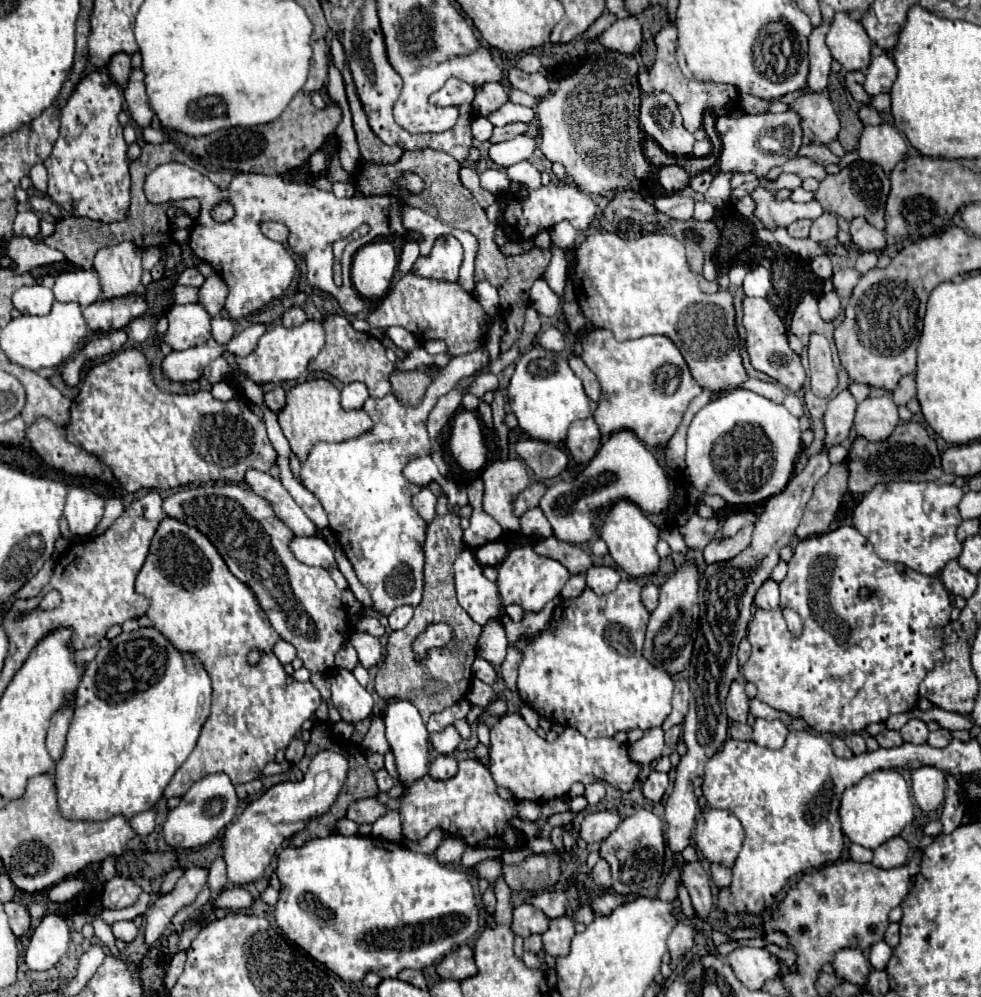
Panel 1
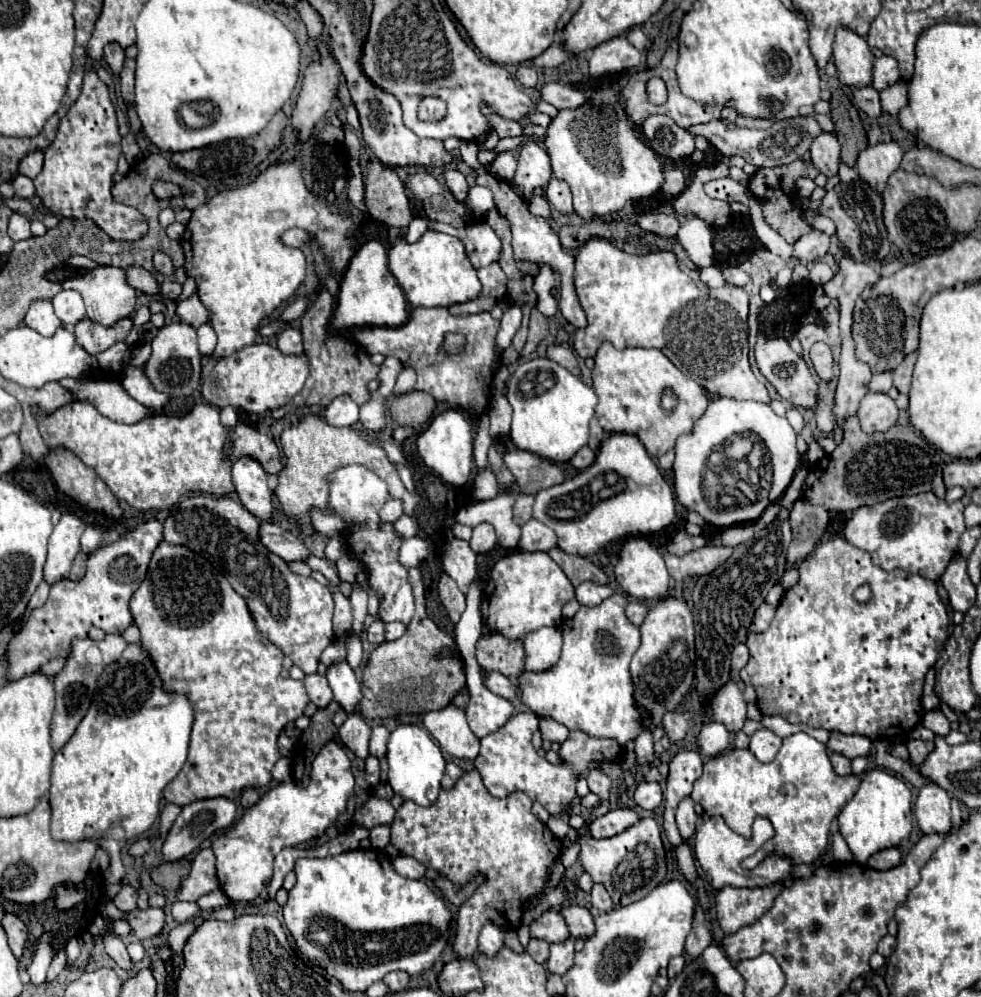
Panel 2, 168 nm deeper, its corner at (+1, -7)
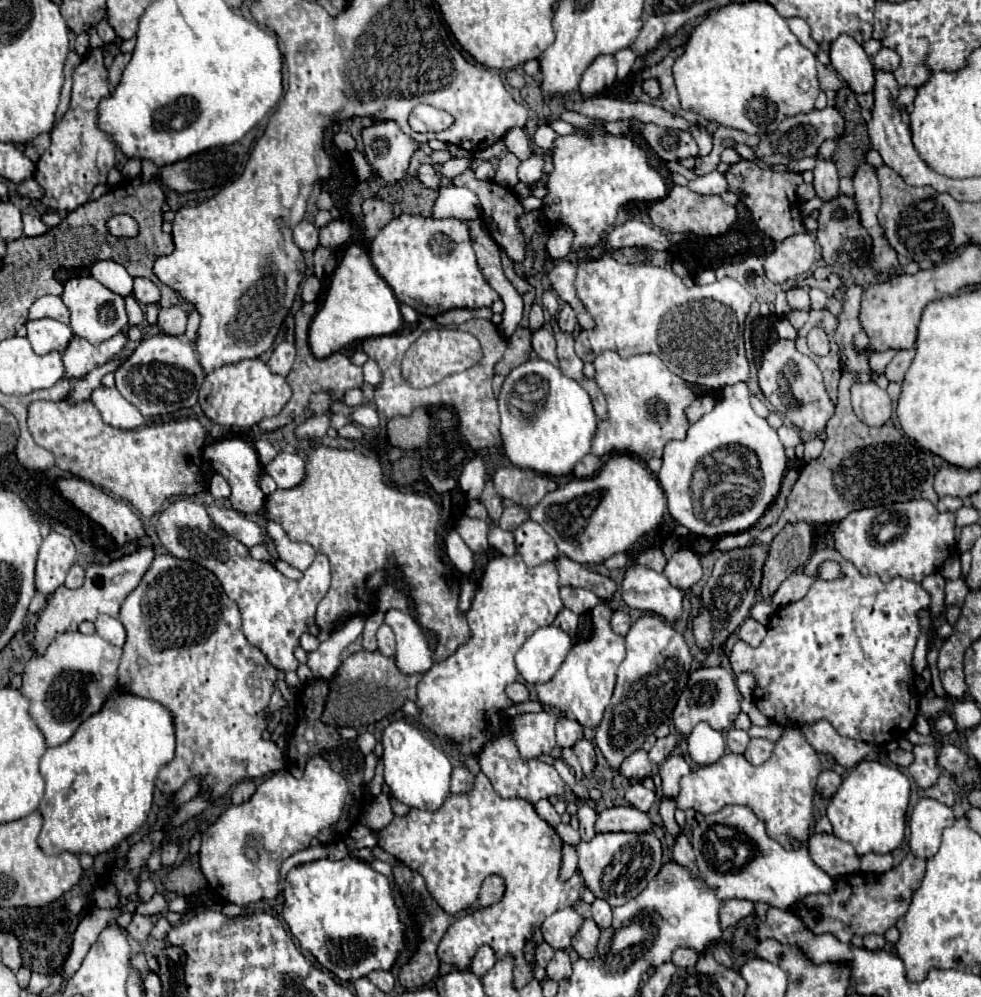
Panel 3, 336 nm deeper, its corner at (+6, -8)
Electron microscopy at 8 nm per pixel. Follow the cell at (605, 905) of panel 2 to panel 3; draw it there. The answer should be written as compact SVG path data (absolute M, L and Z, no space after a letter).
M596 900L592 904L592 920L598 924L600 930L610 928L610 924L612 924L612 910L610 910L610 904L606 900Z

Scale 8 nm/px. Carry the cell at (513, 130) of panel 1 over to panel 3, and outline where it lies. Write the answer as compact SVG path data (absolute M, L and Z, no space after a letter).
M546 124L538 126L538 130L536 130L536 134L534 134L536 146L538 146L540 150L544 150L544 152L552 152L552 150L554 150L554 140L556 140L556 138L558 138L558 134L556 134L550 126L546 126Z

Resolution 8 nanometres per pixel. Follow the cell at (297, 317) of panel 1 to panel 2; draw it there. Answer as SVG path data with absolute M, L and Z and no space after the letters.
M287 327L285 331L279 333L277 347L279 347L283 353L295 353L295 355L299 355L299 353L303 351L301 331L299 331L299 329L293 329L293 327Z

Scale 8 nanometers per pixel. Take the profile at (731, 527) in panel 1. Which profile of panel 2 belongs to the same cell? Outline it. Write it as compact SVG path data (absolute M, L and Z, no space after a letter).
M767 509L757 521L751 521L751 523L745 523L745 525L733 525L733 527L723 529L721 541L723 541L723 545L737 547L739 543L755 537L761 529L765 529L765 525L767 525L771 519L773 519L773 513Z

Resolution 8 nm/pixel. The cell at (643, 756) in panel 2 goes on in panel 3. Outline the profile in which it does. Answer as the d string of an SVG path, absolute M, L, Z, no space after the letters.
M638 750L638 752L630 754L630 756L622 762L620 774L622 774L622 778L626 778L626 780L630 780L630 782L632 782L632 780L640 782L640 780L648 778L648 776L652 774L652 764L650 764L650 760L648 760L648 754L646 754L644 750Z

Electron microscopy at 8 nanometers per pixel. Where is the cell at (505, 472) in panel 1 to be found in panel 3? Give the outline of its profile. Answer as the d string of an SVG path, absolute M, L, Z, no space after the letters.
M490 526L488 542L490 542L490 546L494 546L498 552L502 552L502 554L506 554L506 556L514 556L514 554L516 554L514 534L502 530L500 526Z

